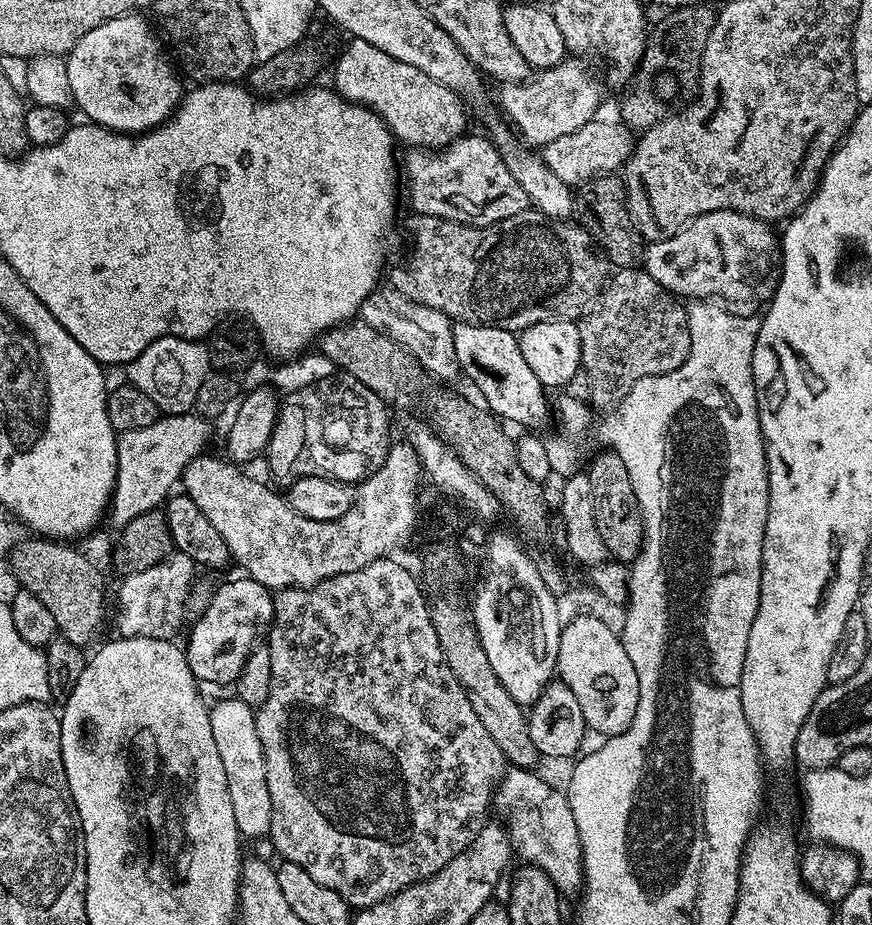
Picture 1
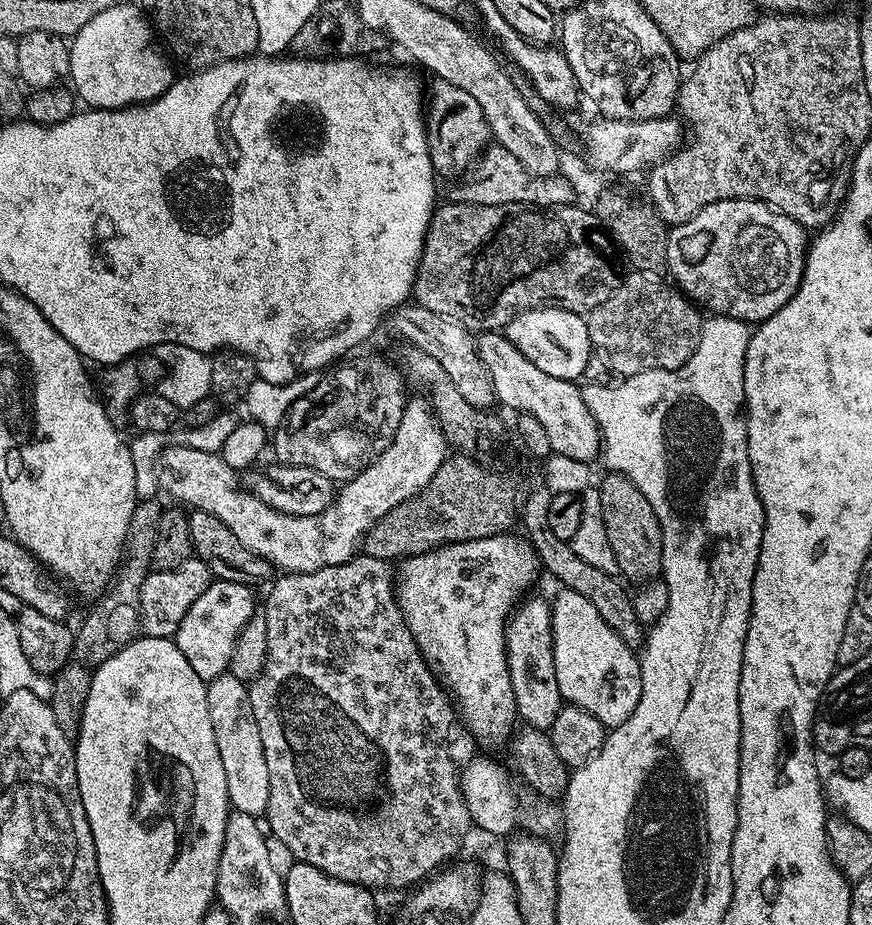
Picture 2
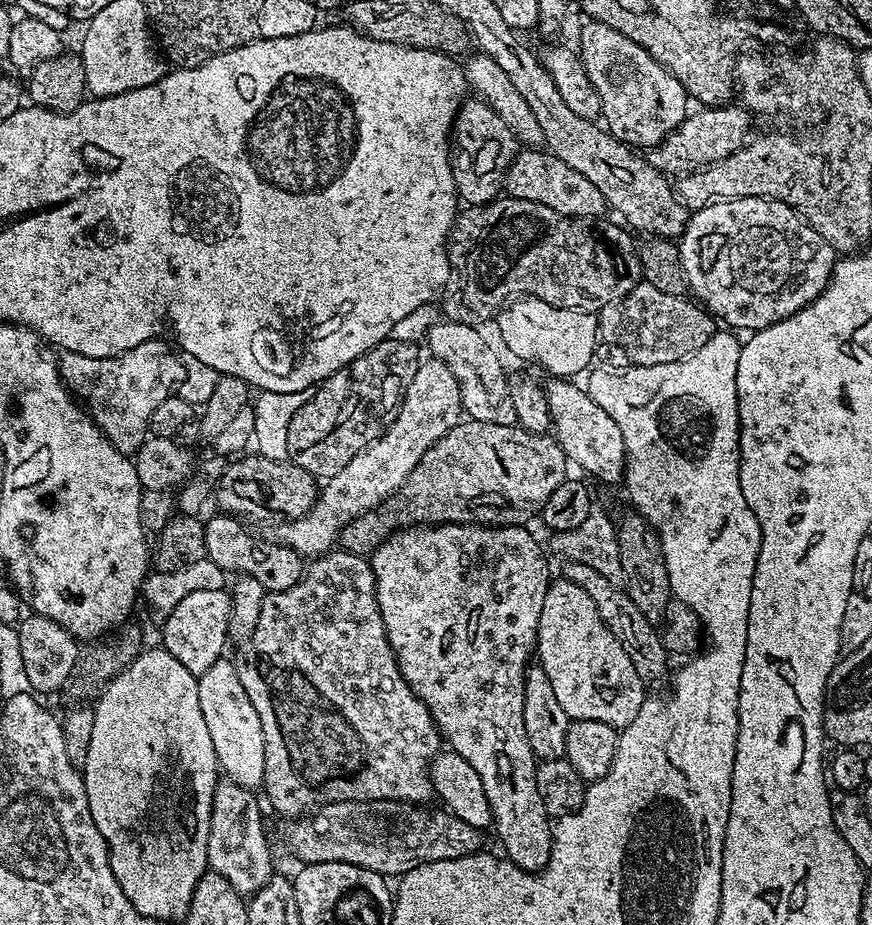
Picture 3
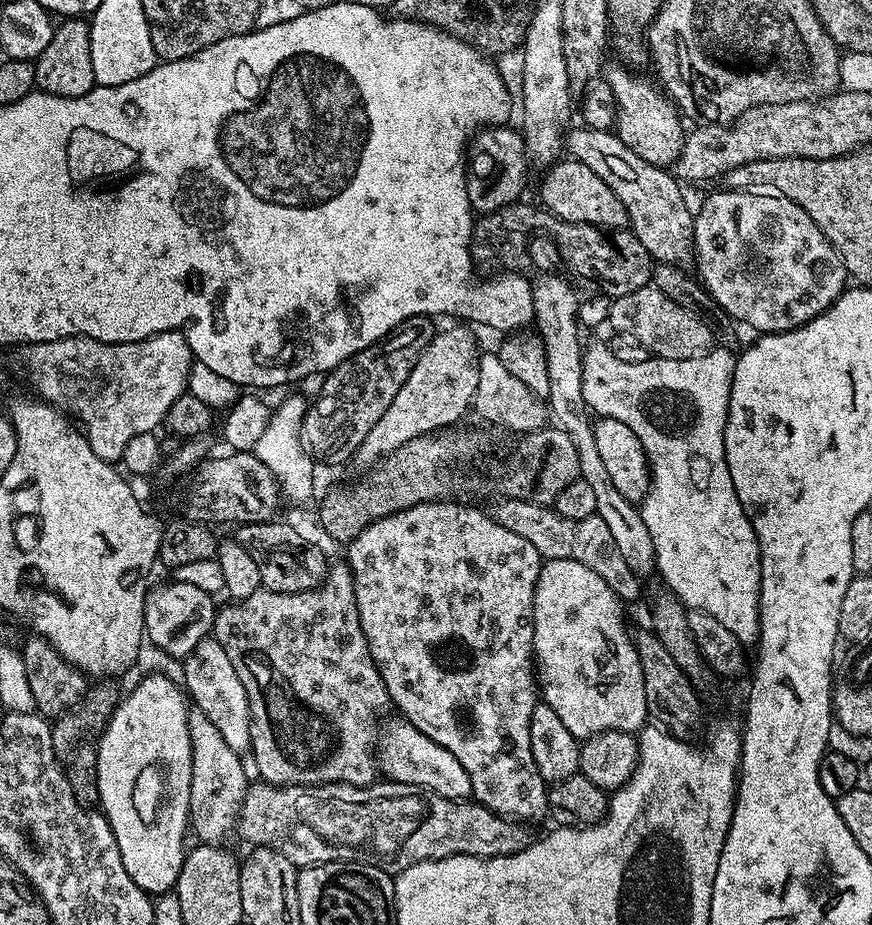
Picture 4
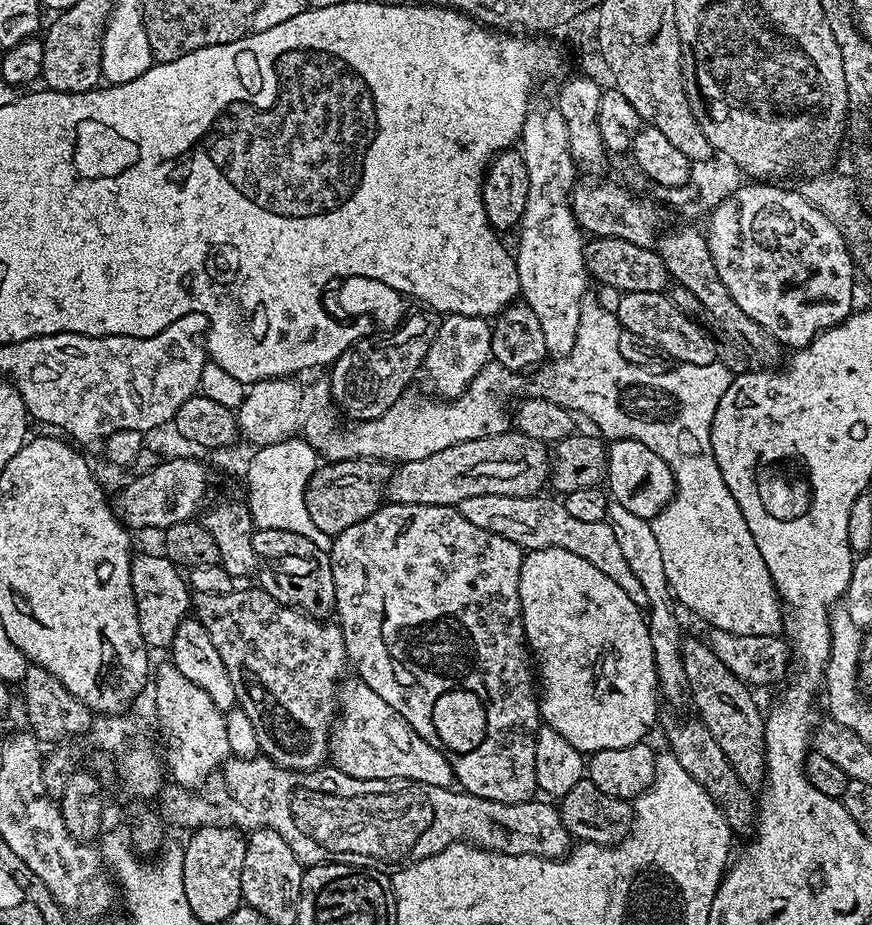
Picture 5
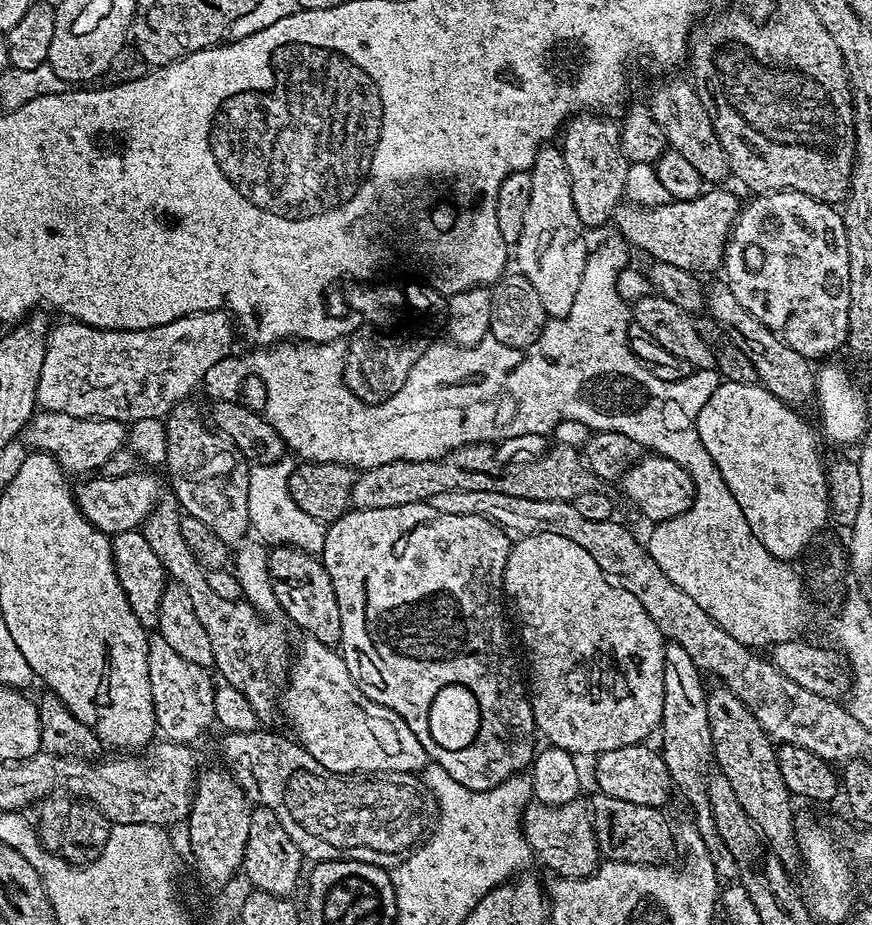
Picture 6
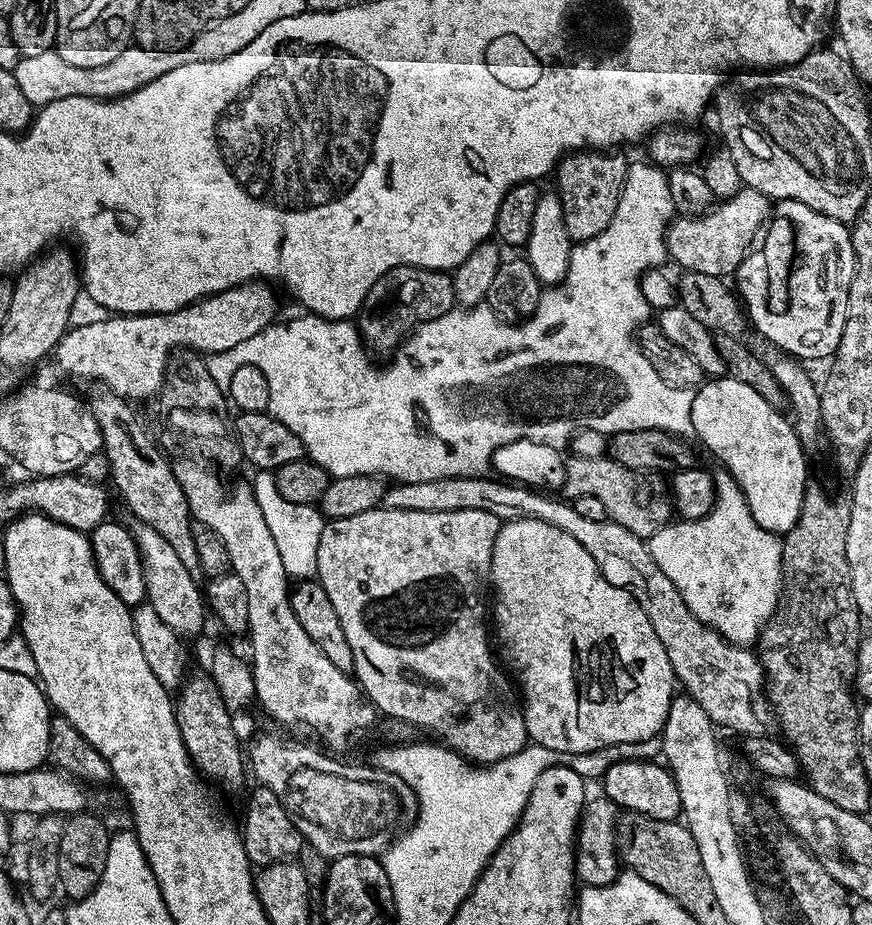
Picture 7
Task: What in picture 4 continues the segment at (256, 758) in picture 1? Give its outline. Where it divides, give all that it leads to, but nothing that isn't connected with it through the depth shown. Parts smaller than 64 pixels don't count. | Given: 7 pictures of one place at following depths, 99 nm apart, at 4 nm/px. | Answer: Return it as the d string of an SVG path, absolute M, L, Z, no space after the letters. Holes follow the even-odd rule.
M209 638L198 642L195 652L183 657L182 664L184 664L182 684L195 711L204 714L214 724L214 730L218 730L218 734L222 736L230 750L239 754L247 753L252 743L250 706L246 690L238 679L230 658L226 658L226 650L222 650L217 640Z

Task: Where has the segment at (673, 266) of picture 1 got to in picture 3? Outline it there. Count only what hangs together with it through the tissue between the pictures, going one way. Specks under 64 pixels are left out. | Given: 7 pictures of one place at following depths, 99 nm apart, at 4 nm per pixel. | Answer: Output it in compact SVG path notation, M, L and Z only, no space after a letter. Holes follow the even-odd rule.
M751 196L750 198L738 198L737 200L719 200L716 204L708 204L704 208L695 209L689 215L688 225L684 227L684 233L678 238L678 247L680 250L680 266L684 271L684 279L687 287L692 288L691 295L707 311L711 312L717 321L725 320L727 327L732 330L736 328L748 328L747 330L759 330L774 326L779 320L785 320L794 315L798 310L802 310L810 302L814 302L814 298L820 295L824 285L828 283L828 277L832 270L832 265L838 259L836 249L830 246L830 242L826 242L826 238L822 238L822 234L818 234L818 230L814 230L806 223L796 209L789 204L784 204L780 200L770 200L767 196Z

